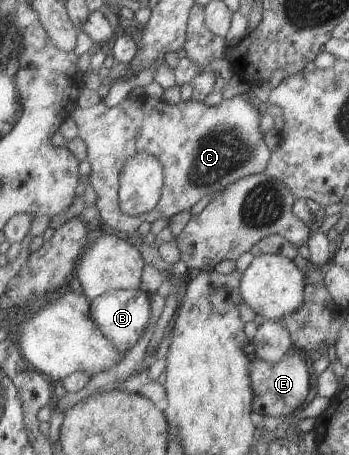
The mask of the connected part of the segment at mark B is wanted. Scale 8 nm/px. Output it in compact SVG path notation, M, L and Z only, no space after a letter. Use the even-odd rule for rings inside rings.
M139 288L134 290L112 290L100 296L94 297L90 301L91 319L100 328L100 333L109 339L118 350L124 353L144 332L150 316L150 297Z

